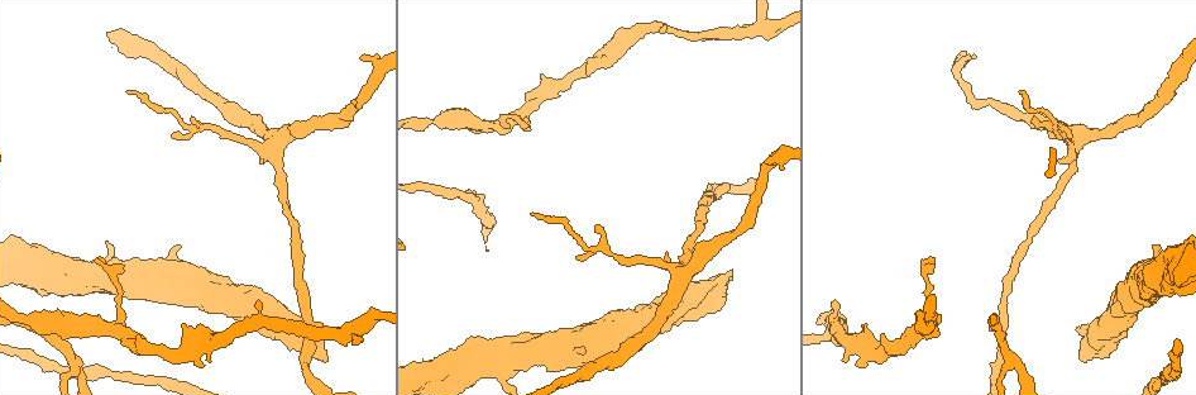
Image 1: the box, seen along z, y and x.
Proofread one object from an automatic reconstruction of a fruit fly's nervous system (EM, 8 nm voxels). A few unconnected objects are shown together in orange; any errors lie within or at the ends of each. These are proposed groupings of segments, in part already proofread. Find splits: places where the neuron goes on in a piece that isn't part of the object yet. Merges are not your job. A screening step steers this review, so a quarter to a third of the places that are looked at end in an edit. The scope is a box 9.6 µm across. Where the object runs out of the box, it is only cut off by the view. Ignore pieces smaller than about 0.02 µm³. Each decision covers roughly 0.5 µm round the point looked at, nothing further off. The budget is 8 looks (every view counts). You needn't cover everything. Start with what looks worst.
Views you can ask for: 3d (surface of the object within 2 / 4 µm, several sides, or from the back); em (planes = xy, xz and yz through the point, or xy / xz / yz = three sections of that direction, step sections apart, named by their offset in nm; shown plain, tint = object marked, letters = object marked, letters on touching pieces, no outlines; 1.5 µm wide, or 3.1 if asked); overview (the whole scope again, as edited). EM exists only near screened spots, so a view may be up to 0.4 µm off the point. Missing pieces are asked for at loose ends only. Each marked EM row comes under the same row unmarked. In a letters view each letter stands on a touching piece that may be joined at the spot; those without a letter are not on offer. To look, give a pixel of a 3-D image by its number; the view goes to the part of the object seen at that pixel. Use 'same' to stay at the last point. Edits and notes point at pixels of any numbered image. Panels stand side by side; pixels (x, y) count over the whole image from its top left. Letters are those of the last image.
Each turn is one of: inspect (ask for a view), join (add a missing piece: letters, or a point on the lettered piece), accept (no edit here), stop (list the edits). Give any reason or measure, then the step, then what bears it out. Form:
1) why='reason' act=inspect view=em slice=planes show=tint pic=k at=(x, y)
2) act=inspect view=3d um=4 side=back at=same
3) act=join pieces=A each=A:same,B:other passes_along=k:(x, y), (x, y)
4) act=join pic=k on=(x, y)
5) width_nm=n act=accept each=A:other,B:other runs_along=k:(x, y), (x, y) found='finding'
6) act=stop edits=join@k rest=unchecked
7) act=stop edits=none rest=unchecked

why='an open end' act=inspect view=3d um=2 pic=1 at=(1057, 160)

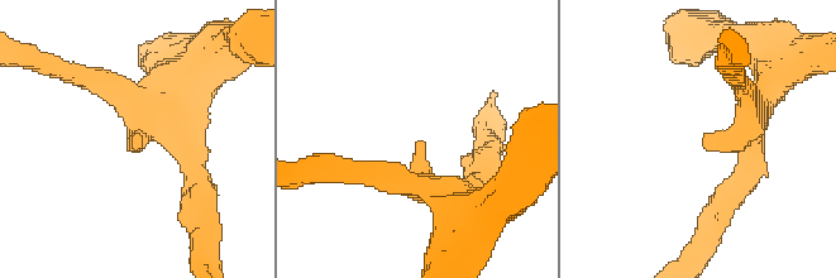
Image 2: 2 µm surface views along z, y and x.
why='now the EM' act=inspect view=em slice=xy step=4 show=letters pic=2 at=(139, 145)

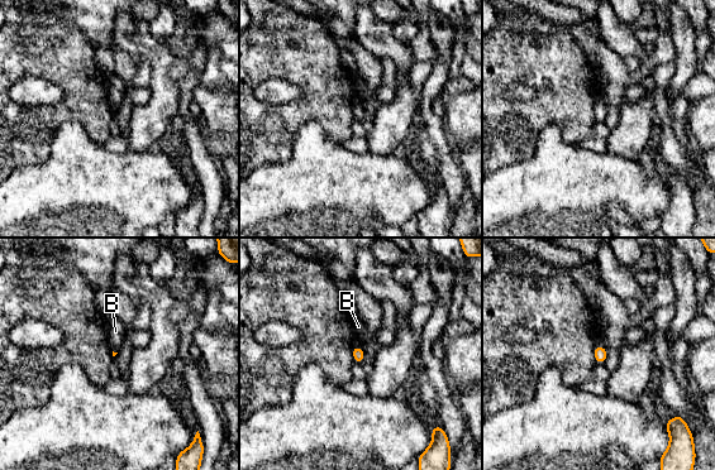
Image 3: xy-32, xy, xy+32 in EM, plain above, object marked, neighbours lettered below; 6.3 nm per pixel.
act=inspect view=em slice=planes show=letters at=same

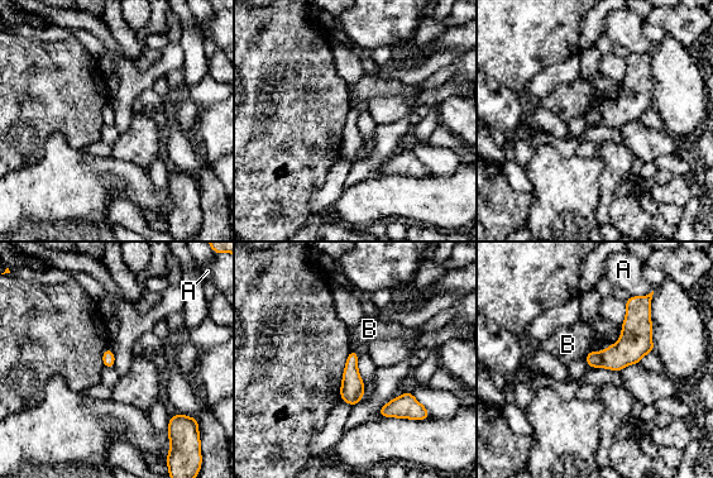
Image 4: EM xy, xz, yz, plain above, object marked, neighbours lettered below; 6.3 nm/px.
act=accept each=A:other,B:other runs_along=4:(647, 299), (637, 331), (592, 364) found='none of them fits'

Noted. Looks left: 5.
why='stops while still wide' act=inspect view=em slice=planes show=letters pic=1 at=(1083, 359)

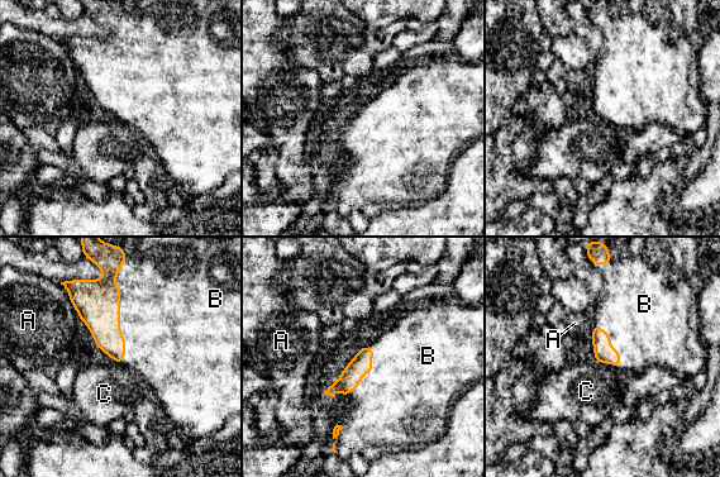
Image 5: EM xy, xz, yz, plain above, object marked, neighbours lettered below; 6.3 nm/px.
act=join pieces=B each=A:other,B:same,C:other found='the neuron continues'

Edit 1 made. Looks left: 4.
why='redraw' act=inspect view=overview

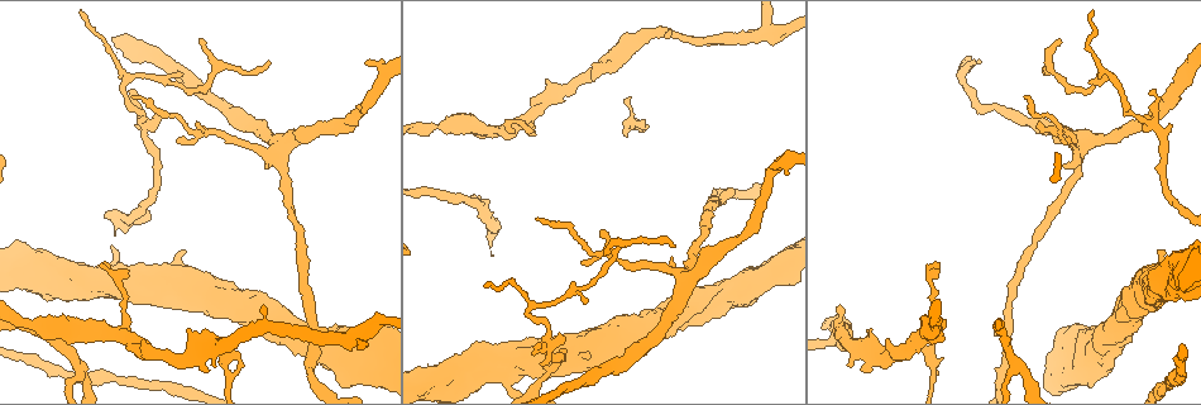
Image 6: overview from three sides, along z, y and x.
why='free end' act=inspect view=em slice=planes show=letters pic=6 at=(176, 142)

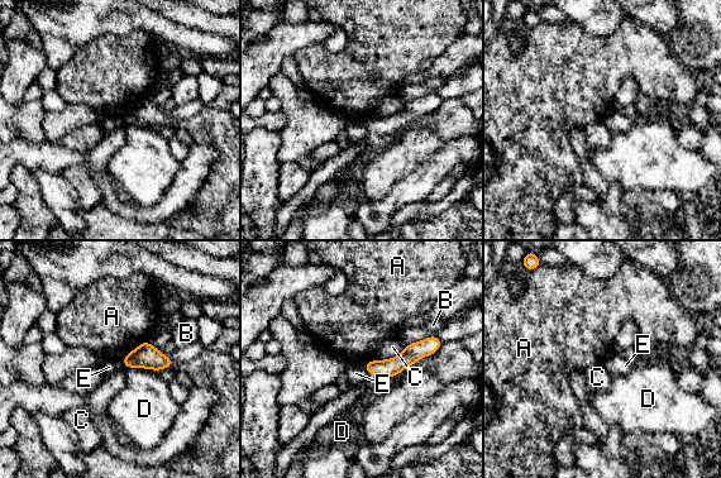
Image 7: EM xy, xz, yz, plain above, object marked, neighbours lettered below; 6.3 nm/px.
act=accept each=A:other,B:other,C:other,D:other,E:other found='none of them fits'

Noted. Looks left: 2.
act=stop edits=join@5 rest=unchecked

